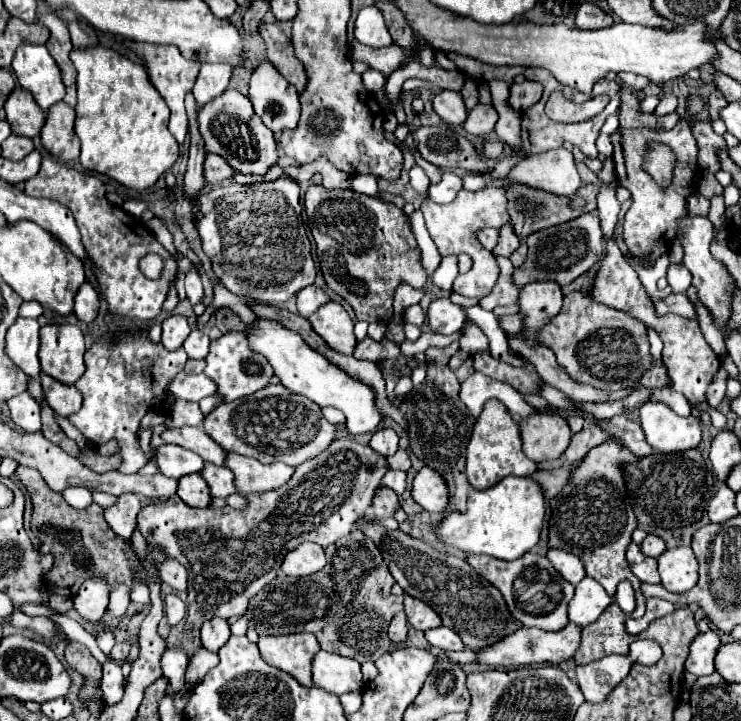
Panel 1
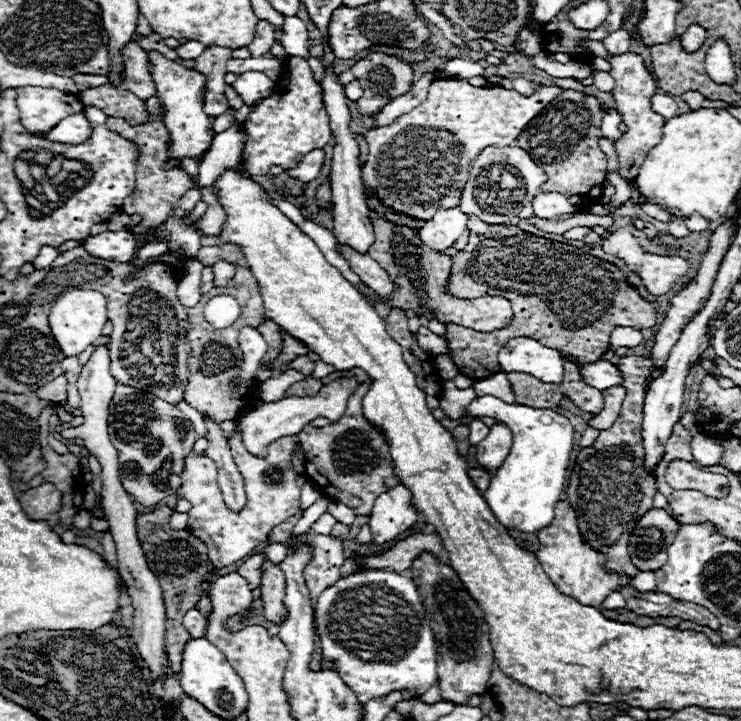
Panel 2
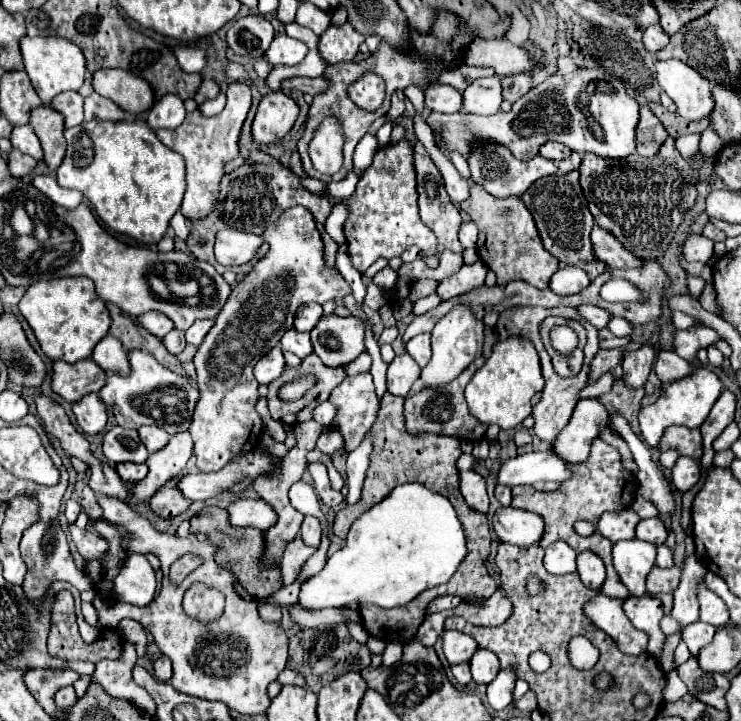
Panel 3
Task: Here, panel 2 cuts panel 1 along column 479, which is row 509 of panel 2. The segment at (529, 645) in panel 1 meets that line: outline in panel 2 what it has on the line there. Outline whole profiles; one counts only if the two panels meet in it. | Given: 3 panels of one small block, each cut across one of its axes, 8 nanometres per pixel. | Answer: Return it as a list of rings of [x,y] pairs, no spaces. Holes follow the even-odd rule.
[[[652,508],[642,516],[630,536],[630,560],[638,570],[658,570],[668,560],[668,546],[674,542],[680,522],[664,510]]]

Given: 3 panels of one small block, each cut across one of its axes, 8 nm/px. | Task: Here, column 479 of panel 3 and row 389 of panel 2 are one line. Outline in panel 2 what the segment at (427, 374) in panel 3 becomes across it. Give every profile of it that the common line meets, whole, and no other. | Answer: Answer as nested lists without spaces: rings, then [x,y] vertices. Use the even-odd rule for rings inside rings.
[[[338,378],[330,384],[324,384],[318,394],[314,396],[286,396],[278,402],[264,404],[258,410],[252,410],[246,414],[246,418],[238,424],[244,436],[244,446],[254,454],[264,454],[266,446],[282,436],[294,436],[298,434],[306,424],[310,424],[314,418],[324,416],[328,420],[338,420],[344,414],[344,408],[348,404],[348,398],[358,390],[360,382],[356,378]]]

